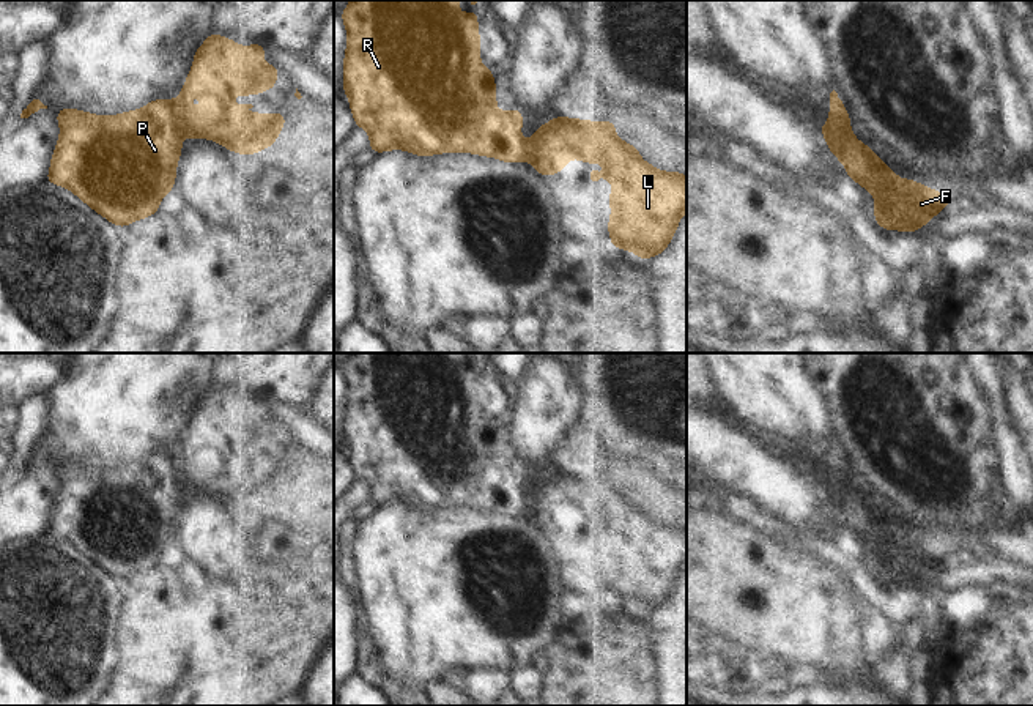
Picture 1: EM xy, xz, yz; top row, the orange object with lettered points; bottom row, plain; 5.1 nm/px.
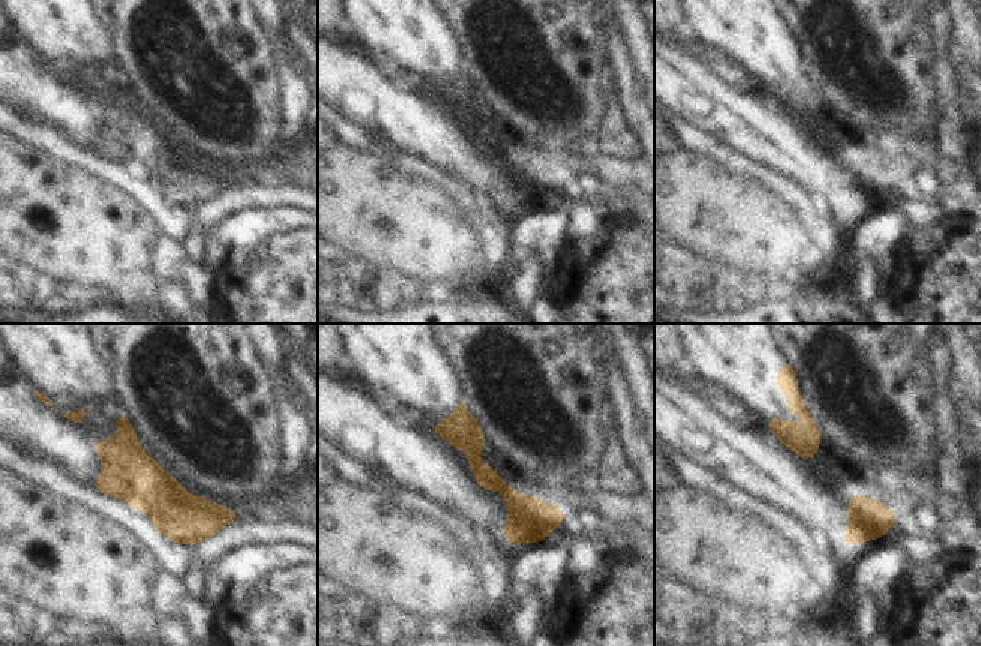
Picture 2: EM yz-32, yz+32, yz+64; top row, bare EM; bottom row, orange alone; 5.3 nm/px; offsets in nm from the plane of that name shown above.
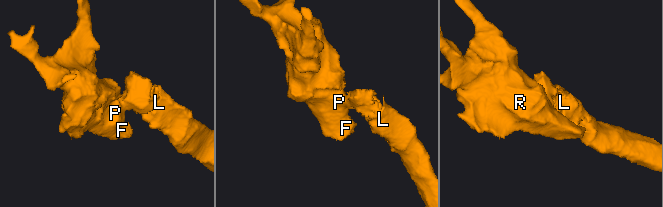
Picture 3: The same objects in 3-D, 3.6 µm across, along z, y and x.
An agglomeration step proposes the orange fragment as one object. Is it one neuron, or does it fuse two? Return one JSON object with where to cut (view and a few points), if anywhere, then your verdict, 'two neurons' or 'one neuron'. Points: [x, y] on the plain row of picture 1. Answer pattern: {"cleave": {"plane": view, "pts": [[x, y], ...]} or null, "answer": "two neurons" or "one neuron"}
{"cleave": {"plane": "yz", "pts": [[833, 457], [841, 462], [840, 468], [849, 481]]}, "answer": "two neurons"}

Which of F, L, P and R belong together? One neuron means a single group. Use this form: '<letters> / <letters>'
F P R / L

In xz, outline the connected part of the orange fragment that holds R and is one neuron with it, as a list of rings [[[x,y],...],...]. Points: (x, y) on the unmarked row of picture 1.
[[[351,353],[342,364],[348,385],[343,413],[343,443],[354,477],[370,489],[370,503],[406,503],[417,509],[466,504],[504,515],[531,514],[532,495],[520,490],[521,462],[496,462],[493,422],[480,419],[480,388],[476,366],[460,367],[458,353]]]

